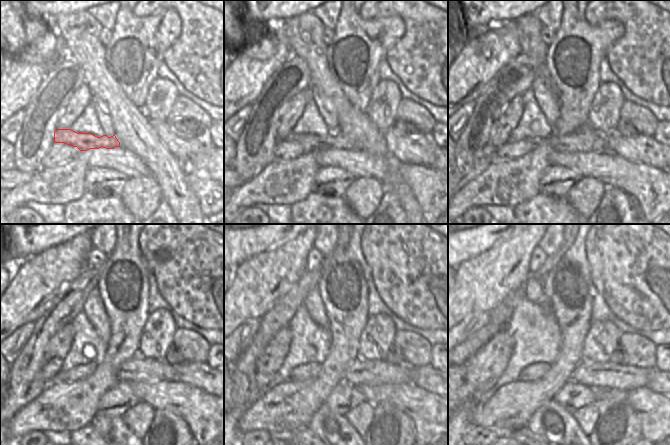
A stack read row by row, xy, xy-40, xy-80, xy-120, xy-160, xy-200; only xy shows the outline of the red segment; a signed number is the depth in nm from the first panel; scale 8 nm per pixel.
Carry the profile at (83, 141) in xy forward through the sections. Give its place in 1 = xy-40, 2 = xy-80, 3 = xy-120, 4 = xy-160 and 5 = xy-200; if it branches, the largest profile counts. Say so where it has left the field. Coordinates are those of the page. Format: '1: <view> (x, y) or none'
1: xy-40 (310, 142)
2: xy-80 (585, 140)
3: xy-120 (138, 368)
4: xy-160 (360, 371)
5: xy-200 (607, 375)

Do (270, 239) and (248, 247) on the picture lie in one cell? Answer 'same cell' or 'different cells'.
same cell

